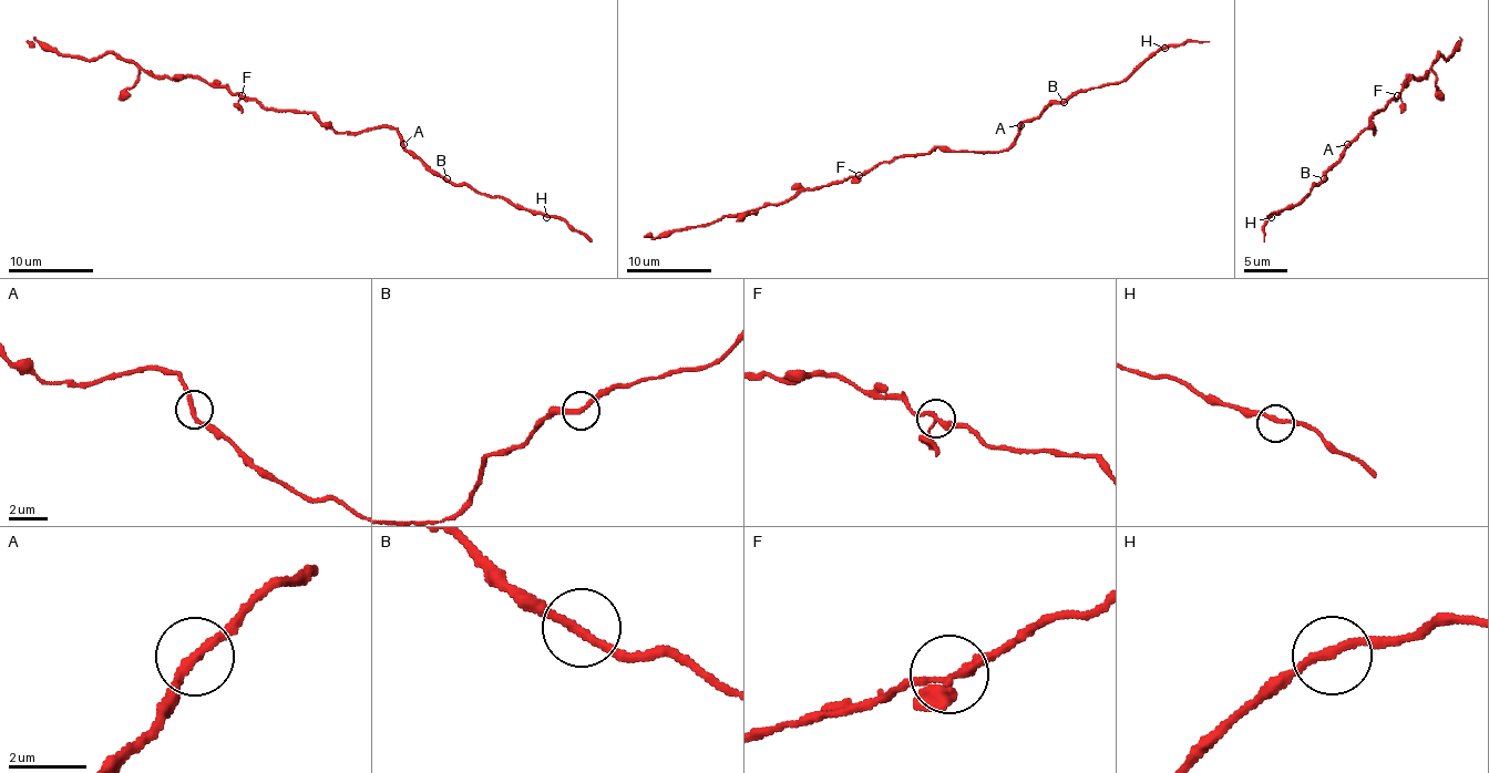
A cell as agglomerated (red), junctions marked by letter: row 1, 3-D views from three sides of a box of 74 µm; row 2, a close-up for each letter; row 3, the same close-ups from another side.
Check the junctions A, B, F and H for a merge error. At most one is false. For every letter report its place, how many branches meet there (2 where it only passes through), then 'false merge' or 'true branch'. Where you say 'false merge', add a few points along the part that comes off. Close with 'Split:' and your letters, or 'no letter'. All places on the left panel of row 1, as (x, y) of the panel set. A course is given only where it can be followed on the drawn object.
A: place (403, 144); branches 2; true branch
B: place (447, 178); branches 2; true branch
F: place (242, 95); branches 3; false merge; course (240, 95), (190, 76), (151, 76), (110, 52), (84, 59), (27, 40)
H: place (546, 217); branches 2; true branch
Split: F

